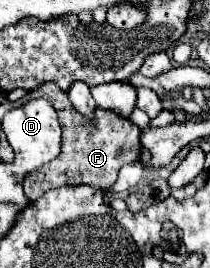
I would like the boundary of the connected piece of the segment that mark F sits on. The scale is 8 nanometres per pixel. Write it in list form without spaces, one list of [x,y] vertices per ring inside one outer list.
[[[54,82],[42,84],[32,98],[48,98],[52,106],[56,108],[60,126],[62,126],[62,152],[56,160],[44,164],[44,168],[38,168],[36,172],[30,172],[24,176],[24,192],[28,200],[36,200],[46,190],[60,188],[60,186],[88,184],[100,190],[108,190],[114,186],[118,170],[124,164],[132,164],[138,160],[140,128],[132,124],[130,120],[99,107],[94,110],[94,118],[88,120],[80,112],[74,110],[74,106],[68,100],[68,94]]]

